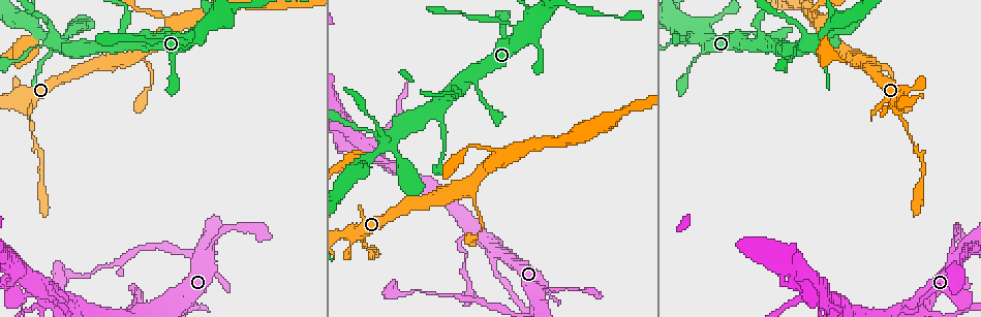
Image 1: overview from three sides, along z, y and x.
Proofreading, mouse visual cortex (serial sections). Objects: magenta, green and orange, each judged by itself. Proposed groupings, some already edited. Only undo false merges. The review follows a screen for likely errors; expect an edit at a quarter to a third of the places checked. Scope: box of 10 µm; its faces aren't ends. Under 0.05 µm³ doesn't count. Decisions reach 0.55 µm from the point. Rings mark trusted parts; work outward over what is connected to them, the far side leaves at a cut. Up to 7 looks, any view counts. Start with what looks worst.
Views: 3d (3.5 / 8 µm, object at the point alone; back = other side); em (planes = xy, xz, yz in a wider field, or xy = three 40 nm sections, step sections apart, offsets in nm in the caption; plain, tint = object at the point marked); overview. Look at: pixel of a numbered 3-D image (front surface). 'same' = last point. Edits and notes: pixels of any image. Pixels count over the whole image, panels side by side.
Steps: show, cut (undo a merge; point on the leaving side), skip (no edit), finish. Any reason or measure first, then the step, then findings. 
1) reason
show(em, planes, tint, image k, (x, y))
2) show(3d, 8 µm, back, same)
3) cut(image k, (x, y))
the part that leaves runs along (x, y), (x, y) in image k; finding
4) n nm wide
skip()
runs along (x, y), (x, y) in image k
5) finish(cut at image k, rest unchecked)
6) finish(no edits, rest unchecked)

calibre changes
show(3d, 8 µm, image 1, (905, 122))

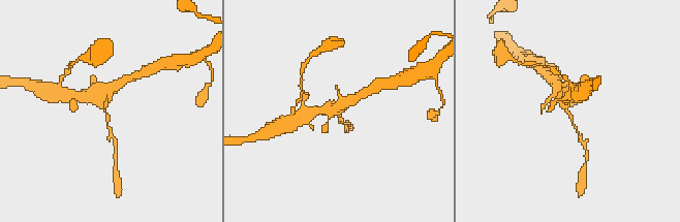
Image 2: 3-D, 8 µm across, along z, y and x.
closer look
show(3d, 3.5 µm, same)

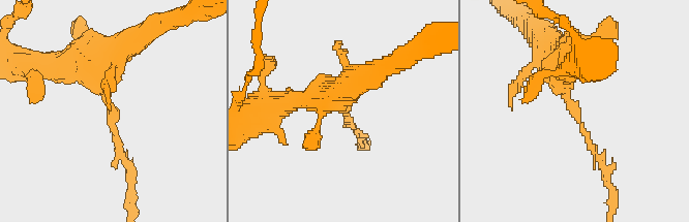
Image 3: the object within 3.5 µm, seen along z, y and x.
arms of 100, 450 nm
show(em, xy, step 5, tint, image 3, (113, 108))

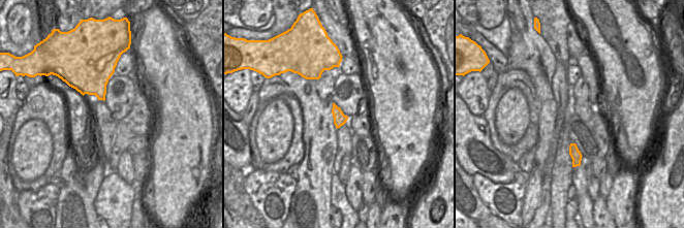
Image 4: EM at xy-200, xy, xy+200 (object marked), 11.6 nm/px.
skip()
runs along (553, 50), (567, 100), (602, 163) in image 3; all the same cell

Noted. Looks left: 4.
calibre changes
show(3d, 8 µm, image 1, (23, 299))

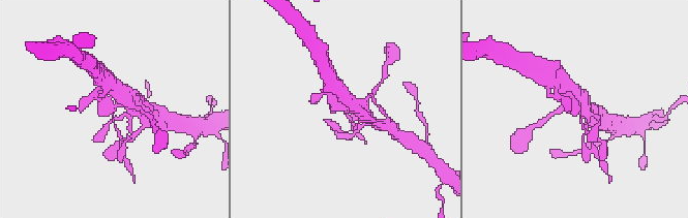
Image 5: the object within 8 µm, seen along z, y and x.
show(3d, 3.5 µm, same)

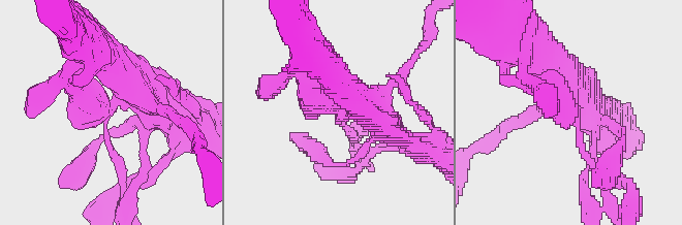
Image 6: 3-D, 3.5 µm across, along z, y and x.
show(em, xy, step 2, tint, image 6, (110, 112))

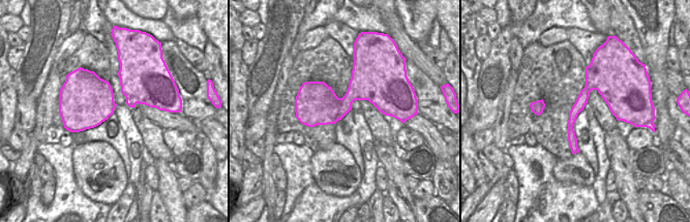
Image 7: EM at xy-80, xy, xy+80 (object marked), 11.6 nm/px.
skip()
continuous, no second cell

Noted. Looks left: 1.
finish(no edits, rest unchecked)

